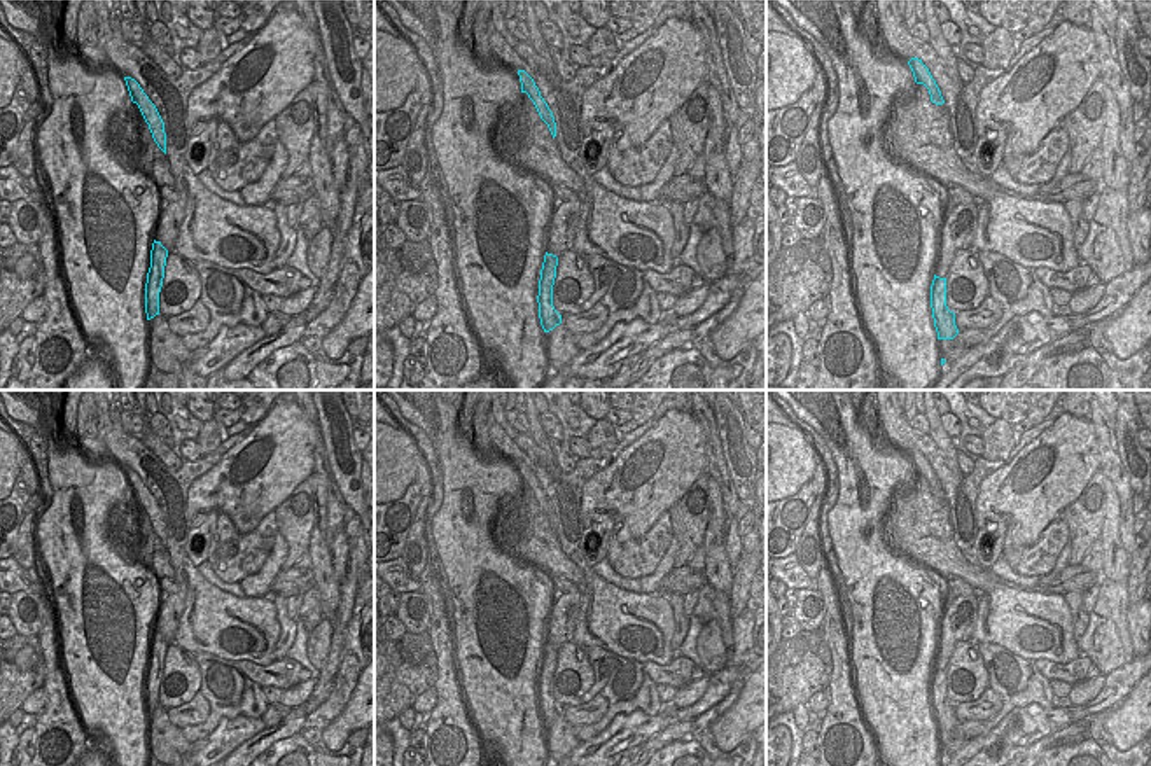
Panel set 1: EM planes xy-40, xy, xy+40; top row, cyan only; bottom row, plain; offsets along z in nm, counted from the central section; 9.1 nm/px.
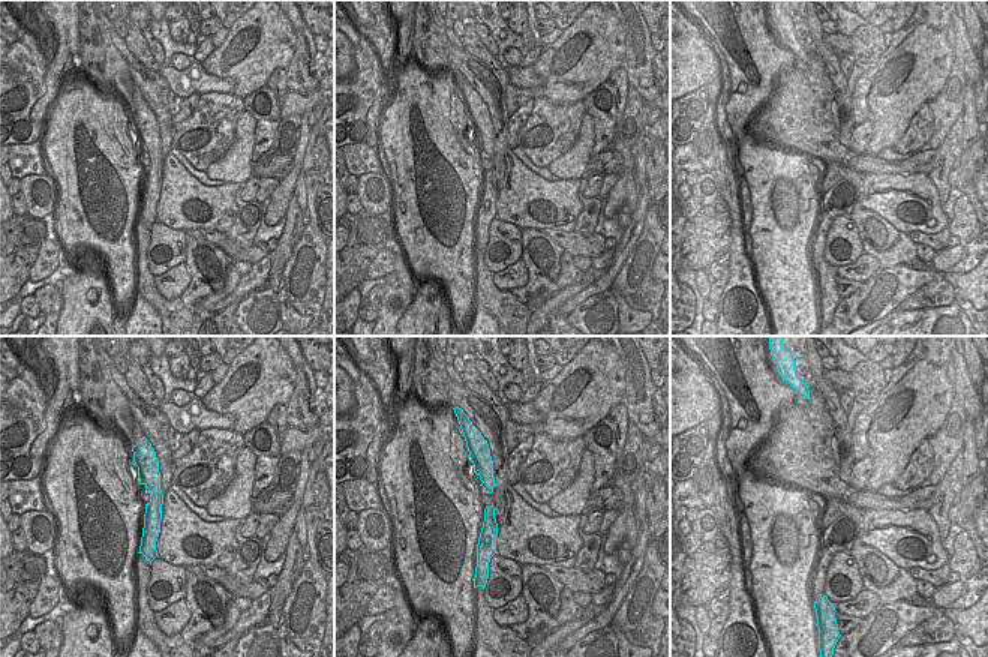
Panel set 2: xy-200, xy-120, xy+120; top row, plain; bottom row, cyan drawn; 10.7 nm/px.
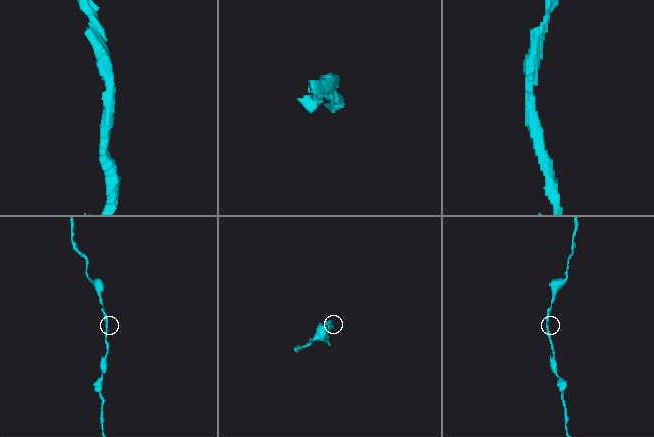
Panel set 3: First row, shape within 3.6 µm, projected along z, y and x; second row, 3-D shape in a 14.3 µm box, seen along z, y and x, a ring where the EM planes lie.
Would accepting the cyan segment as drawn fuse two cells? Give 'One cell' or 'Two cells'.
One cell

